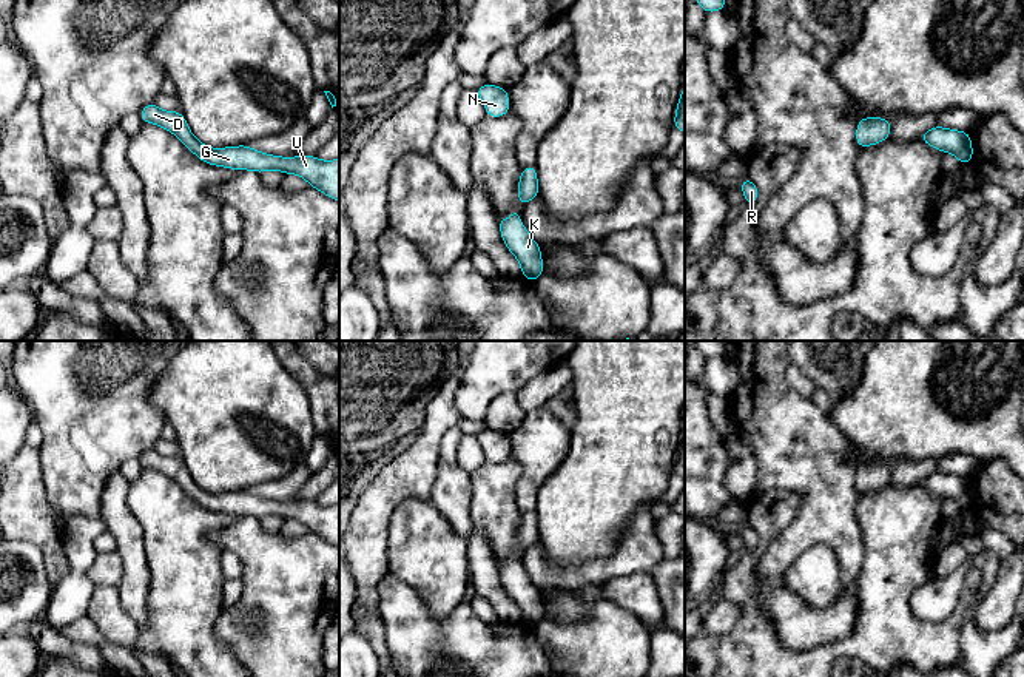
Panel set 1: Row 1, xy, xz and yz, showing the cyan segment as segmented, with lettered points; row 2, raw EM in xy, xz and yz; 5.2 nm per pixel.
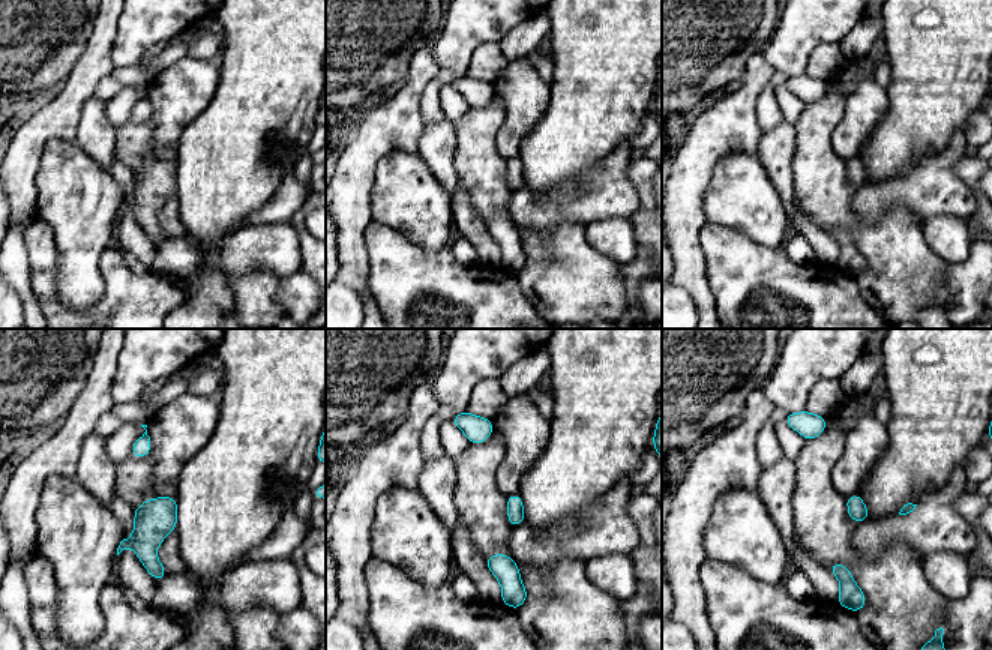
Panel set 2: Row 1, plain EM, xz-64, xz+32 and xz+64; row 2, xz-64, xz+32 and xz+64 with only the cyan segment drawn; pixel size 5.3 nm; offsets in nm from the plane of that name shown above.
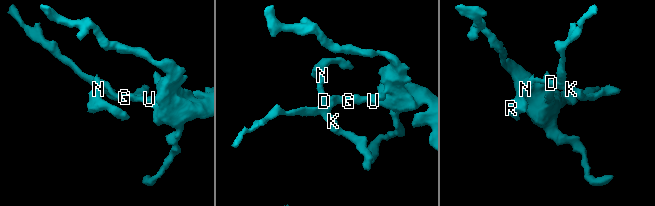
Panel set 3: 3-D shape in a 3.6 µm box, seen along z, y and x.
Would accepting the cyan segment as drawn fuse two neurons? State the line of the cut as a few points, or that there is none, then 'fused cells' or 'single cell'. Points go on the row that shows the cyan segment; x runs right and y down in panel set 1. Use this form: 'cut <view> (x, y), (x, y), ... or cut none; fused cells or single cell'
cut none; single cell

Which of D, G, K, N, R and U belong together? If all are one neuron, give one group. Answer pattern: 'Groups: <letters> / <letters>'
Groups: D G K N R U

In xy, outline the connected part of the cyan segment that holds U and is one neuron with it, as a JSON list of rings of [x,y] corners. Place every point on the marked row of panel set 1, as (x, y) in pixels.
[[[154,102],[140,109],[143,123],[154,123],[180,139],[180,142],[202,162],[237,171],[251,170],[264,173],[278,170],[284,174],[296,174],[339,202],[339,159],[321,160],[316,156],[282,157],[250,148],[248,145],[210,148],[199,142],[180,111],[163,111]]]

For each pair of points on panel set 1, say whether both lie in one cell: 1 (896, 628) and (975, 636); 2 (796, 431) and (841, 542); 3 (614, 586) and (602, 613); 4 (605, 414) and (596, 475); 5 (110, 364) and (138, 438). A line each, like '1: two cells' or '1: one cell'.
1: two cells
2: one cell
3: two cells
4: one cell
5: one cell

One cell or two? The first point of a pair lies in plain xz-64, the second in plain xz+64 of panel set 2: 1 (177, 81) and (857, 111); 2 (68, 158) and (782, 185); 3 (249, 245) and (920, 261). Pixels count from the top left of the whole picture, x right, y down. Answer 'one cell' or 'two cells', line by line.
1: one cell
2: two cells
3: two cells

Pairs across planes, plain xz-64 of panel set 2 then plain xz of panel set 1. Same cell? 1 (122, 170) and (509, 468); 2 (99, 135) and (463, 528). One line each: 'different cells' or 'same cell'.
1: different cells
2: same cell

